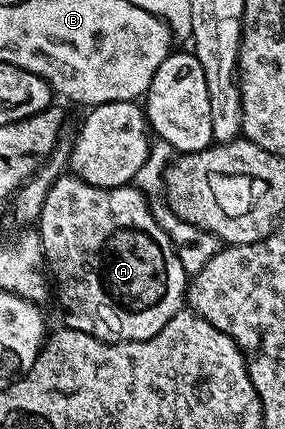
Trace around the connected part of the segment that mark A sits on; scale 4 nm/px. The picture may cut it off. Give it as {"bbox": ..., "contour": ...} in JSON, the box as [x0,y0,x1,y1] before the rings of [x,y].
{"bbox":[38,175,190,341],"contour":[[[61,175],[50,187],[38,218],[40,242],[44,248],[47,272],[54,282],[54,297],[64,308],[63,324],[99,341],[145,341],[176,313],[186,301],[190,274],[178,259],[174,243],[156,221],[156,213],[139,189],[131,184],[113,189],[94,187],[75,175]]]}

